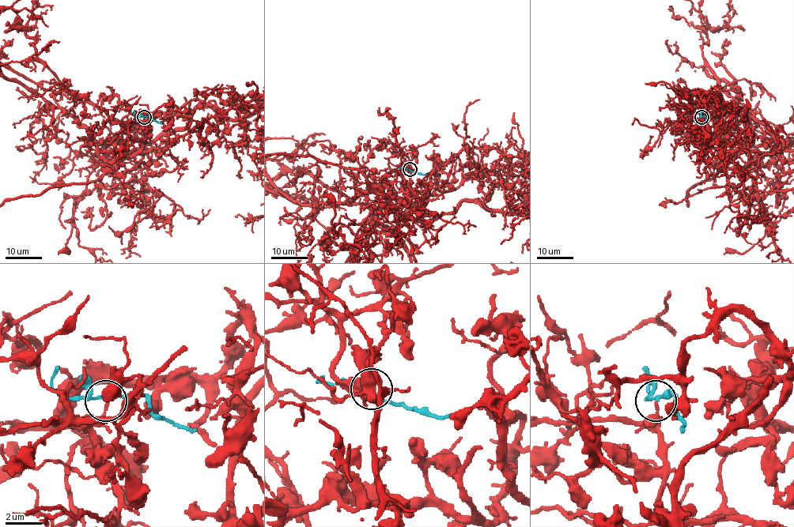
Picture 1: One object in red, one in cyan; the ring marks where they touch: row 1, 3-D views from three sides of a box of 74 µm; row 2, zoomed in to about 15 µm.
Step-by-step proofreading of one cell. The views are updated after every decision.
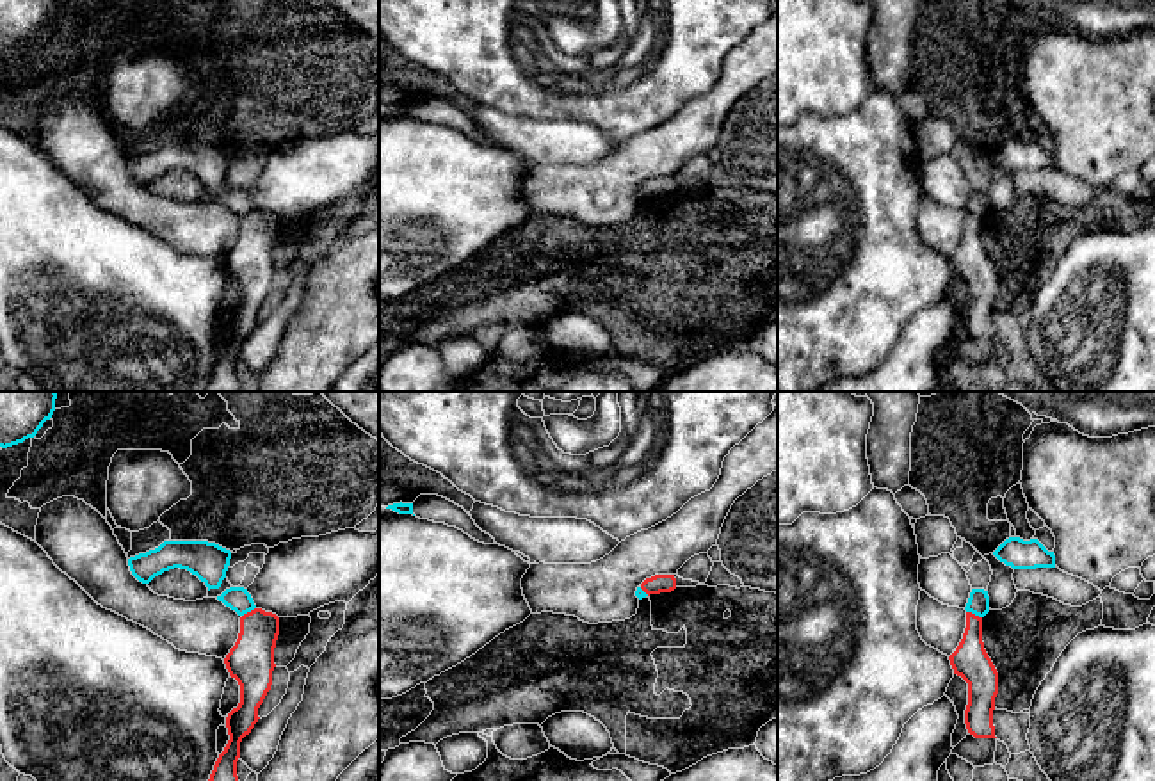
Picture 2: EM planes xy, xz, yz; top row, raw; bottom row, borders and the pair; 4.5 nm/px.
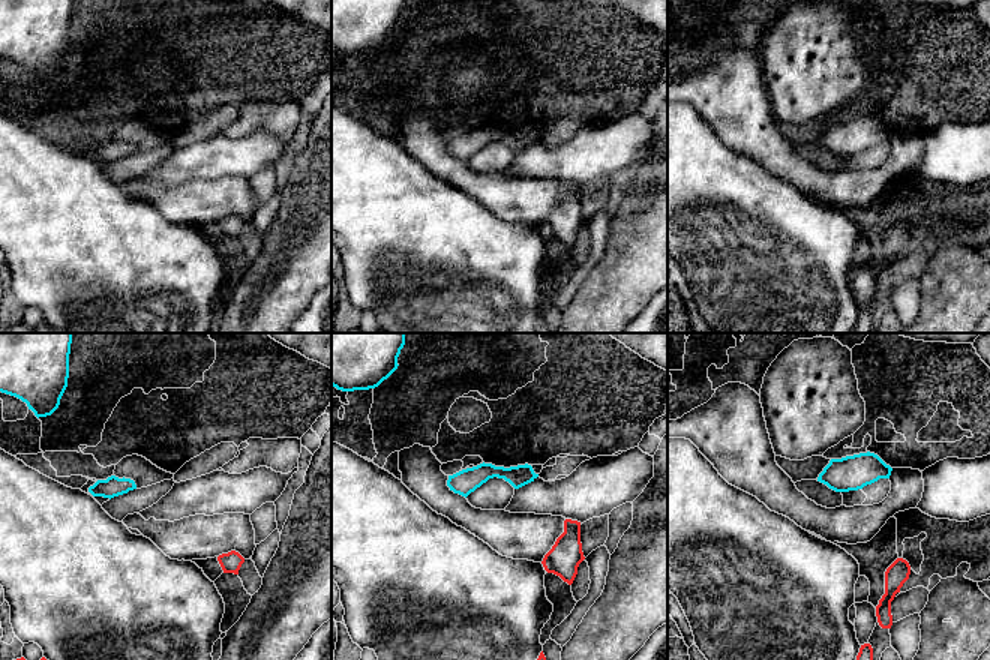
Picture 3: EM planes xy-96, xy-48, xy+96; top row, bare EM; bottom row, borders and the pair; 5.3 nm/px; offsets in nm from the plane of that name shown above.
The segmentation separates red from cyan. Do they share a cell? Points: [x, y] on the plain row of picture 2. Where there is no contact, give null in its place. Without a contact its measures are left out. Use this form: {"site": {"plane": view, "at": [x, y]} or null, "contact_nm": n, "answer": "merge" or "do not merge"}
{"site": {"plane": "yz", "at": [974, 216]}, "contact_nm": 80, "answer": "do not merge"}

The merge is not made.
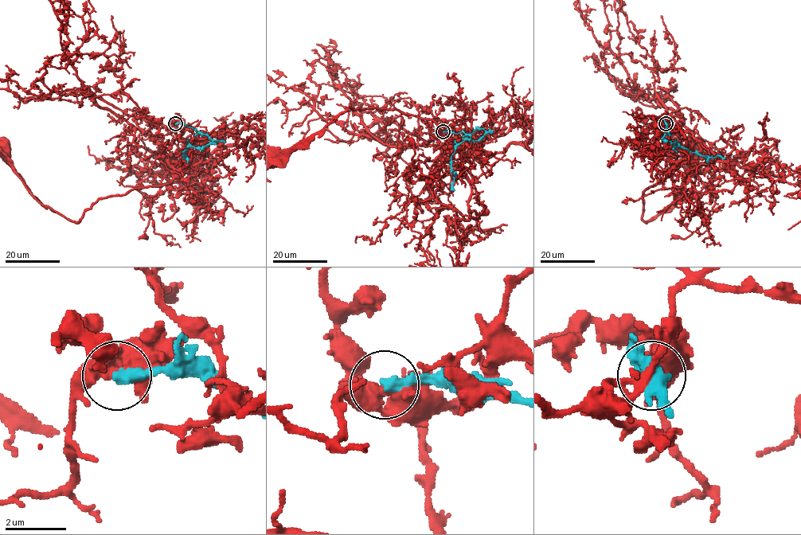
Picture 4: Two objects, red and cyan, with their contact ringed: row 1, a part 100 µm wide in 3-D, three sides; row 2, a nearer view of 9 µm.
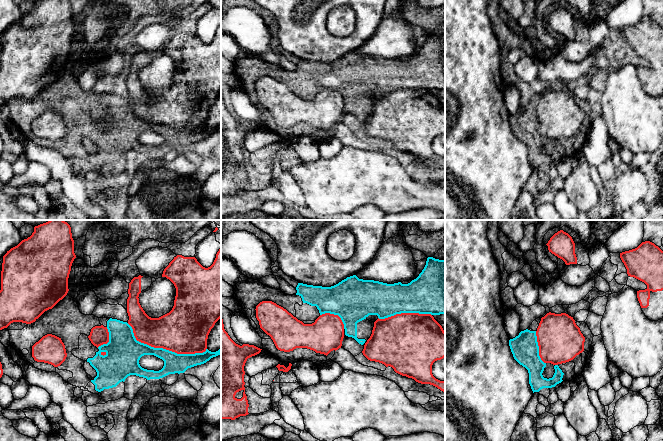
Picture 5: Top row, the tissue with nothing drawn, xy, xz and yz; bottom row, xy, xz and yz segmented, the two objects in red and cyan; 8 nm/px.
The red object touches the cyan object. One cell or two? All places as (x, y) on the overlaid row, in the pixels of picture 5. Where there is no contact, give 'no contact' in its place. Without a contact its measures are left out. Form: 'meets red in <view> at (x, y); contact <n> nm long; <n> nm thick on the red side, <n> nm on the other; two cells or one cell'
meets red in xy at (163, 348); contact 700 nm long; 380 nm thick on the red side, 180 nm on the other; two cells

